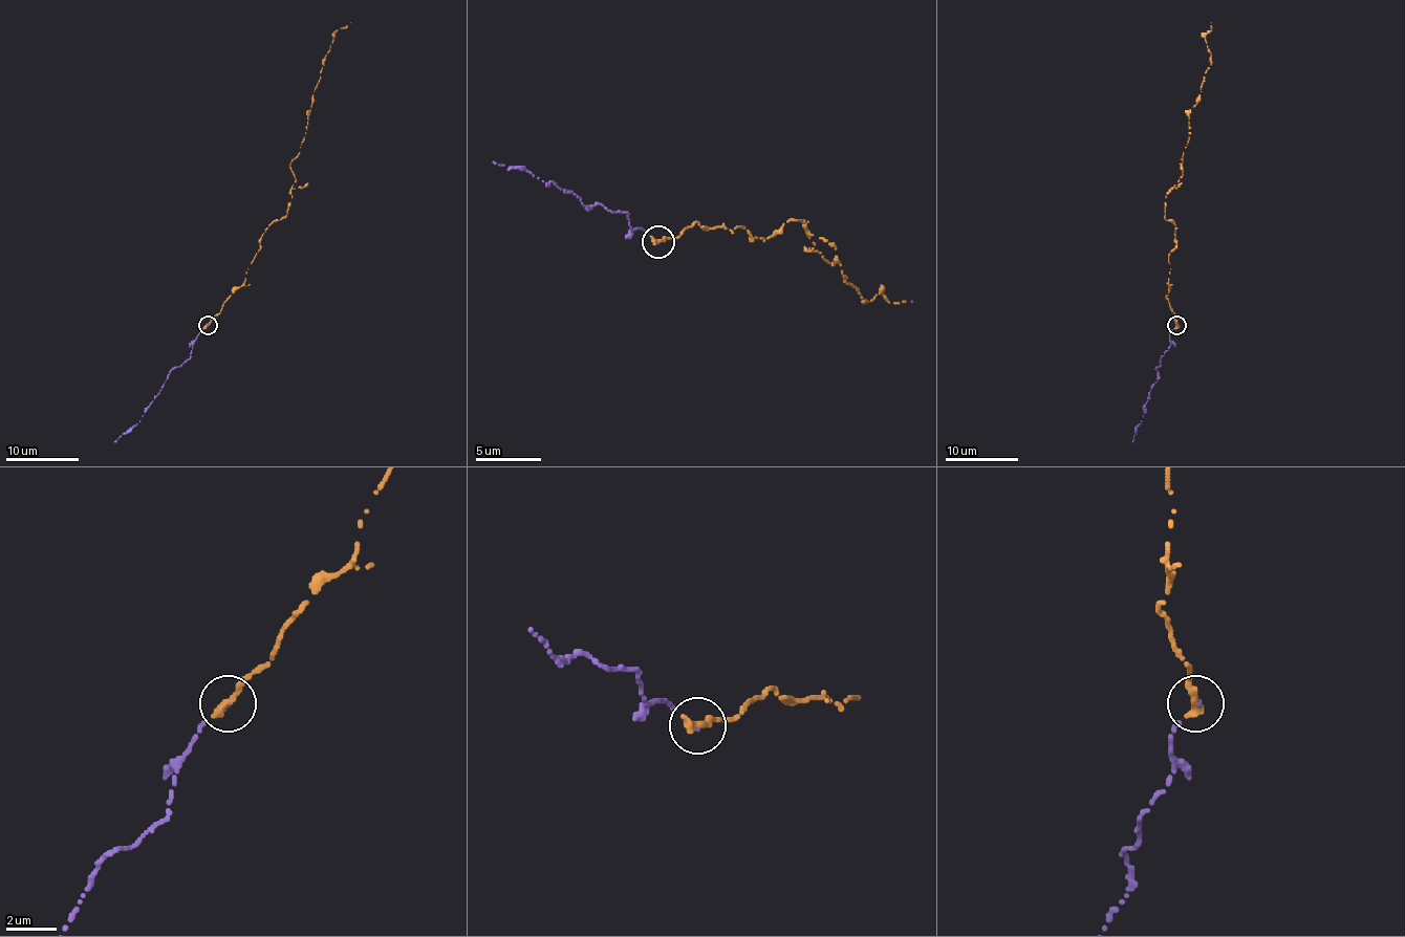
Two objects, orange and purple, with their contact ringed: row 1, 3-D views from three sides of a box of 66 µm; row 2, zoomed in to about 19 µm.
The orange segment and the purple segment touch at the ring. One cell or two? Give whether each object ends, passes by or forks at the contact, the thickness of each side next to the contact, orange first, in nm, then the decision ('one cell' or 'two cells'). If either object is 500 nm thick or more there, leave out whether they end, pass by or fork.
orange ends; purple ends; calibres 420 and 90 nm; one cell

